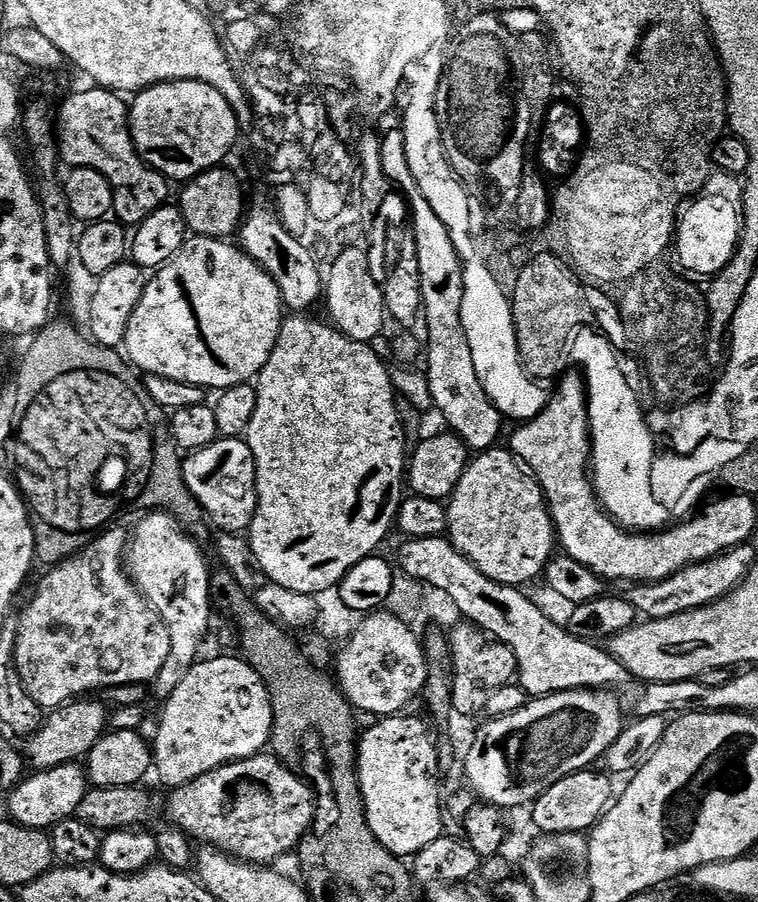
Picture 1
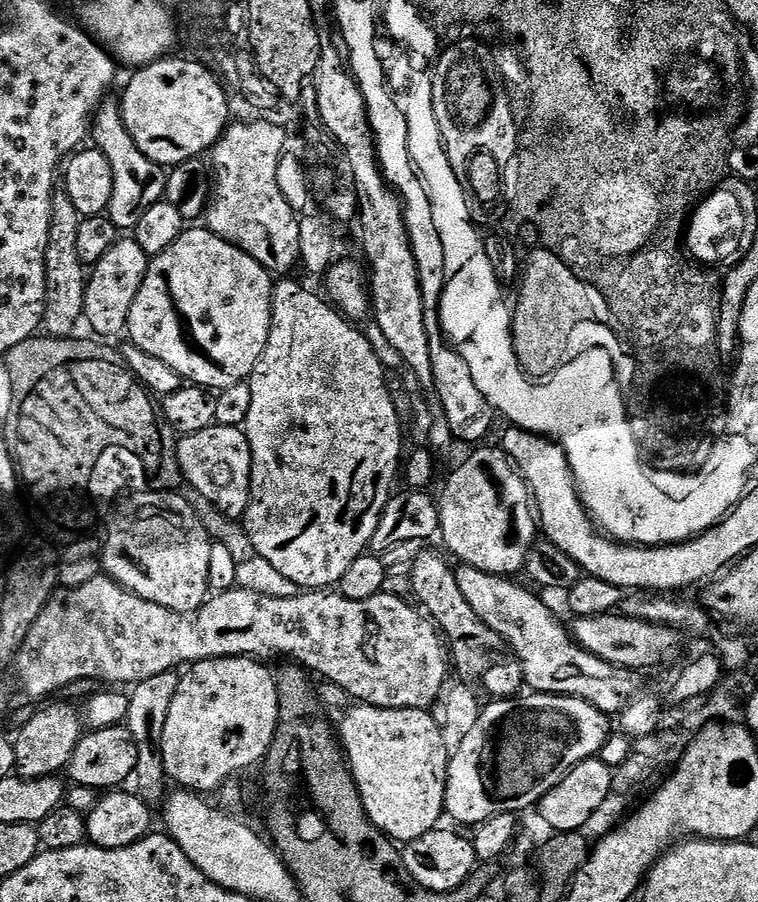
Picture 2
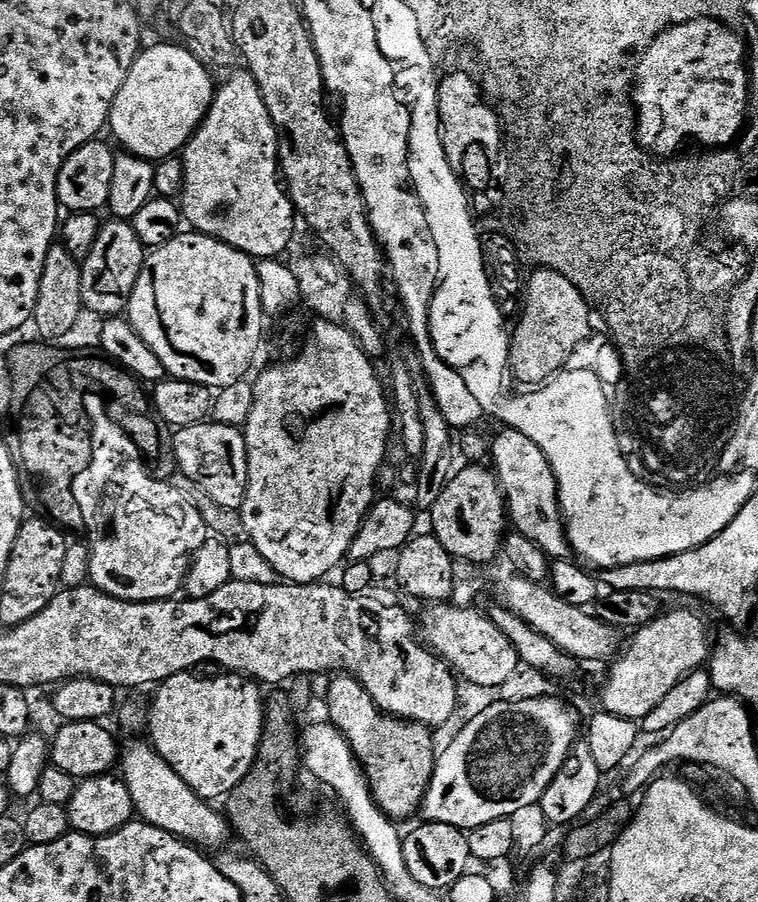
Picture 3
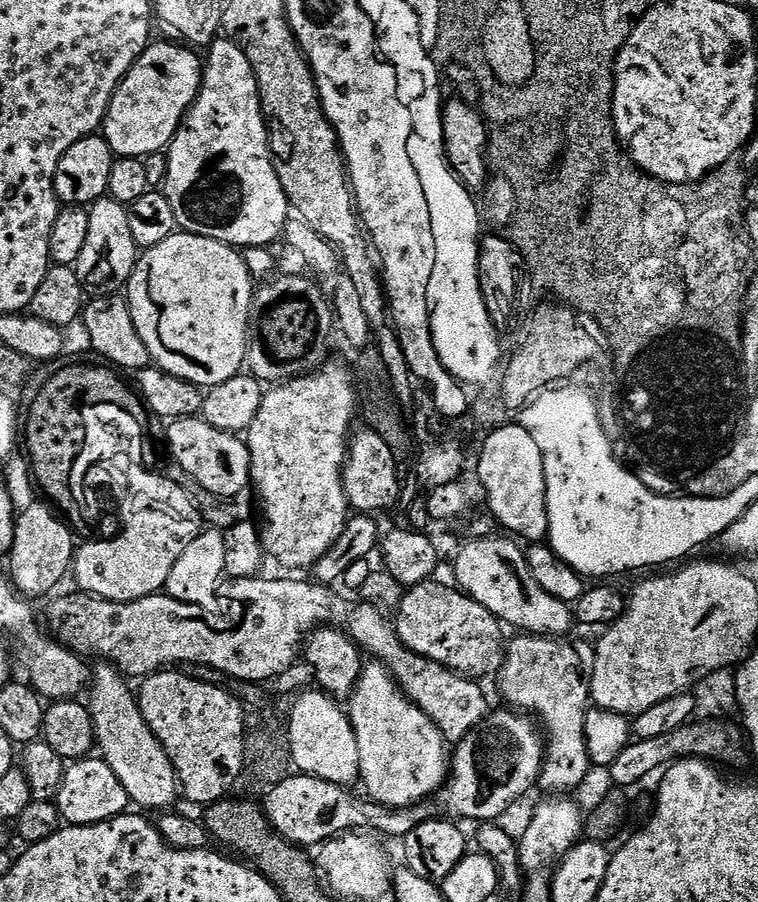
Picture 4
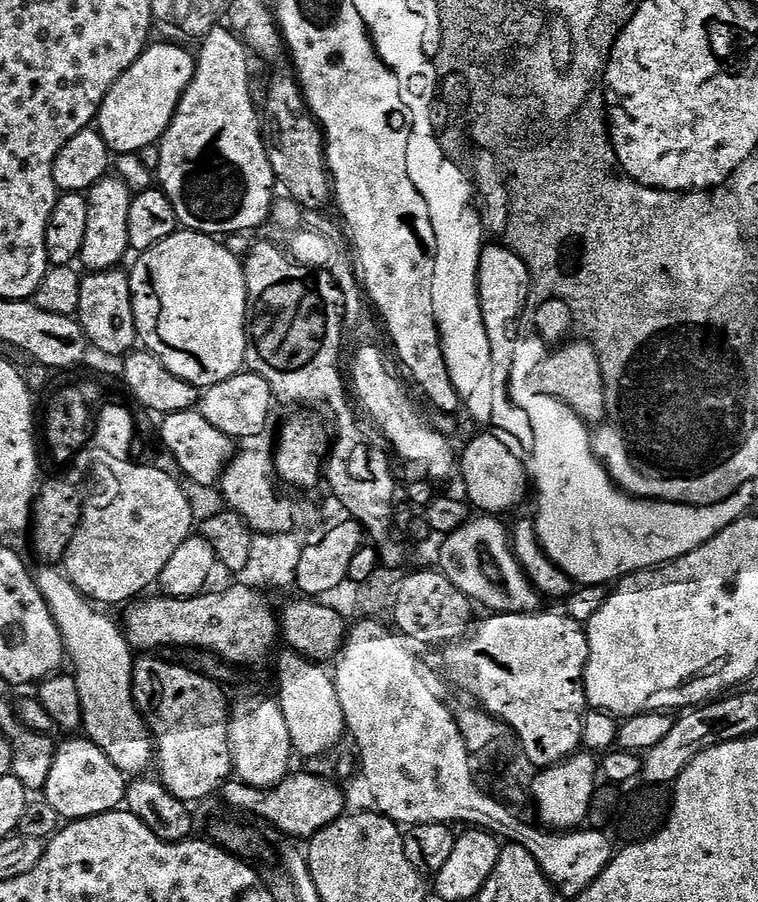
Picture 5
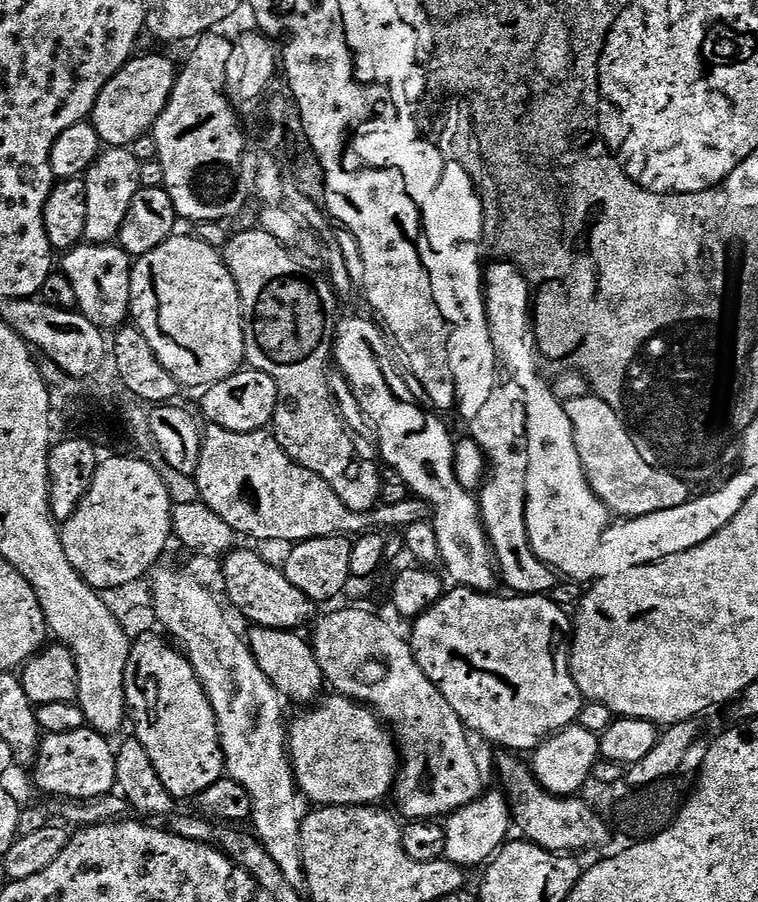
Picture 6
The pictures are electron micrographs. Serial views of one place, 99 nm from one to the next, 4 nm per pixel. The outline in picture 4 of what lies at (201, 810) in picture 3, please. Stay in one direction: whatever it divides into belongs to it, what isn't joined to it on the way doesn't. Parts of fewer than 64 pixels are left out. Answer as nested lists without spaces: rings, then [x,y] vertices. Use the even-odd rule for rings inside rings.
[[[107,662],[97,663],[90,676],[86,703],[96,731],[96,743],[102,759],[118,774],[118,782],[126,786],[126,794],[133,805],[140,808],[168,810],[178,800],[176,771],[154,730],[140,712],[137,693],[128,689],[129,681],[120,669]]]

